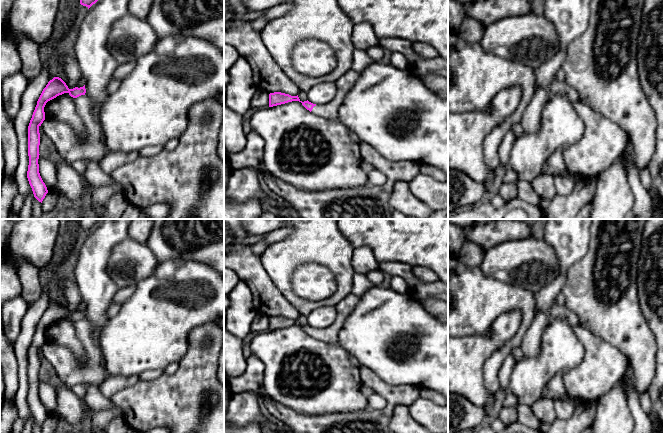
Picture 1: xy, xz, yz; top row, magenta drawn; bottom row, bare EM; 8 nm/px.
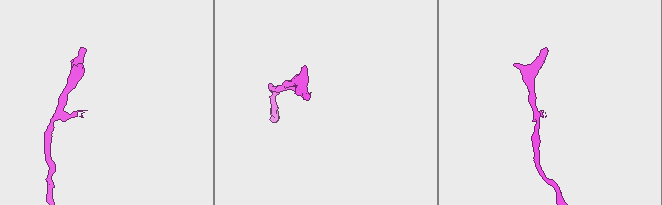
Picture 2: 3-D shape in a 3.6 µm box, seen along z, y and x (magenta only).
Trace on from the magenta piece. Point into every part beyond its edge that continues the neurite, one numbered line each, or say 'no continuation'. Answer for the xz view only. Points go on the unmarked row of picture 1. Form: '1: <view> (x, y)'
1: xz (344, 308)

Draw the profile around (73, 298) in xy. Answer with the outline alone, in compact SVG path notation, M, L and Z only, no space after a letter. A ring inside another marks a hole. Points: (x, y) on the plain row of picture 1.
M64 269L60 275L55 278L54 284L58 285L63 290L66 303L63 304L69 313L77 311L78 305L82 302L82 297L79 292L76 281L70 281L64 274Z

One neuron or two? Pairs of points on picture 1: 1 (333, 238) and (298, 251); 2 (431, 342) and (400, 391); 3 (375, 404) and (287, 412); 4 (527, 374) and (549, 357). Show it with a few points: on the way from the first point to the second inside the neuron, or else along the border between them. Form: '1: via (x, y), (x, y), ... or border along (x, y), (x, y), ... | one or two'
1: via (324, 239), (313, 239), (307, 243) | one
2: border along (381, 379), (394, 385), (415, 385), (419, 388) | two
3: border along (385, 399), (383, 407), (369, 409) | two
4: via (532, 374), (544, 362) | one

